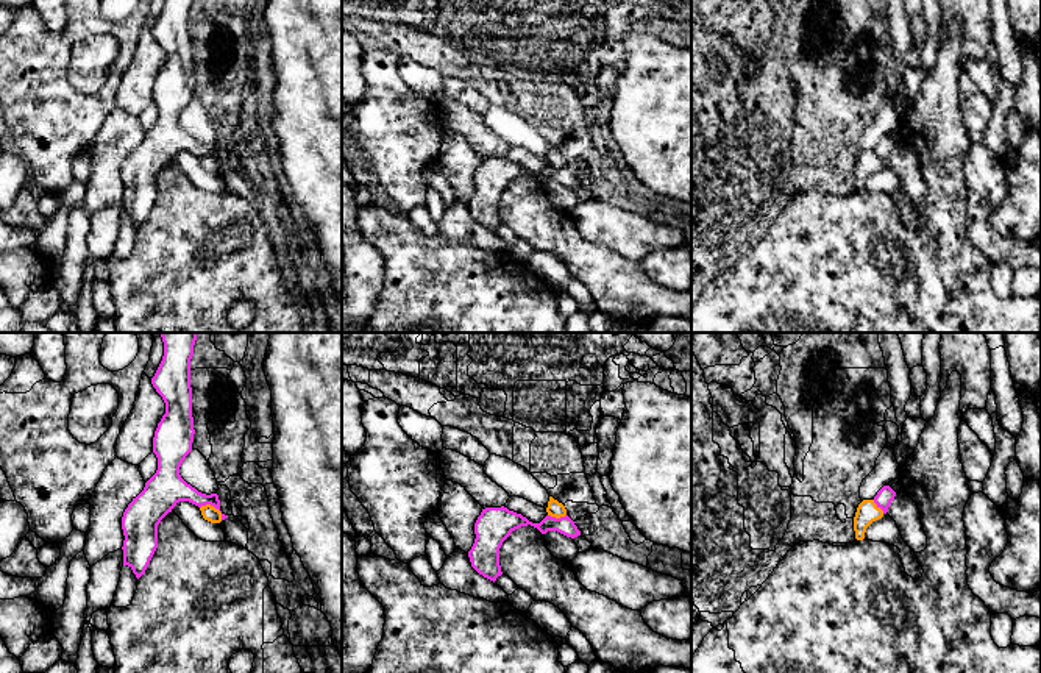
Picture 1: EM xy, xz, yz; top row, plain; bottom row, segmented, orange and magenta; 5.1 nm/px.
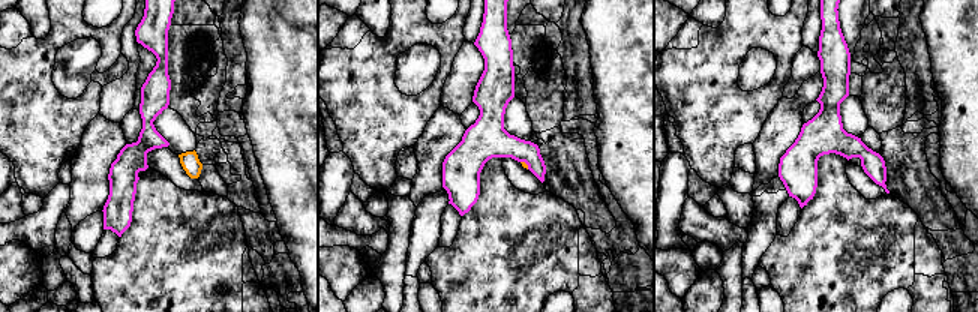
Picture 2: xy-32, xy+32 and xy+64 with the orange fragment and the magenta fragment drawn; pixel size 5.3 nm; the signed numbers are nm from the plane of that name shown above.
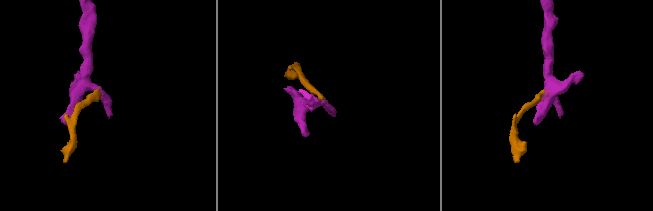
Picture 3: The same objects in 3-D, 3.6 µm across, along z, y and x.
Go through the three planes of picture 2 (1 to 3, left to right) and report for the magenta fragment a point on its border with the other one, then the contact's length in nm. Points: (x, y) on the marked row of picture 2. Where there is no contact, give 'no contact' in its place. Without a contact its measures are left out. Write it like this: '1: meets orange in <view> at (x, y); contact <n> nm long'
1: no contact
2: meets orange in xy+32 at (525, 164); contact 60 nm long
3: no contact

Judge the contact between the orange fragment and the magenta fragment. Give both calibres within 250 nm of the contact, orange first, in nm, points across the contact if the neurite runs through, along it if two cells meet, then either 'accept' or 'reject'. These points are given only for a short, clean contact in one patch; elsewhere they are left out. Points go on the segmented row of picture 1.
80/170 nm | along xy (200, 506), (214, 506), (222, 514), (222, 519) | reject

